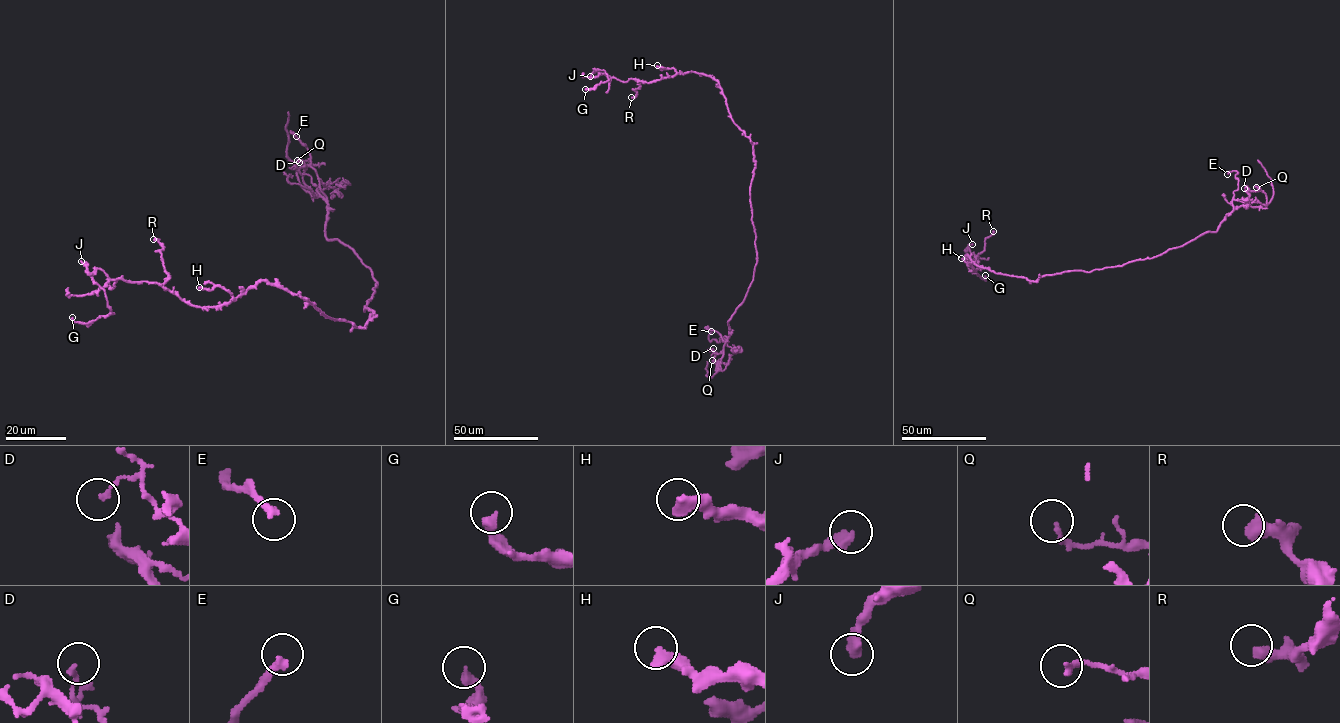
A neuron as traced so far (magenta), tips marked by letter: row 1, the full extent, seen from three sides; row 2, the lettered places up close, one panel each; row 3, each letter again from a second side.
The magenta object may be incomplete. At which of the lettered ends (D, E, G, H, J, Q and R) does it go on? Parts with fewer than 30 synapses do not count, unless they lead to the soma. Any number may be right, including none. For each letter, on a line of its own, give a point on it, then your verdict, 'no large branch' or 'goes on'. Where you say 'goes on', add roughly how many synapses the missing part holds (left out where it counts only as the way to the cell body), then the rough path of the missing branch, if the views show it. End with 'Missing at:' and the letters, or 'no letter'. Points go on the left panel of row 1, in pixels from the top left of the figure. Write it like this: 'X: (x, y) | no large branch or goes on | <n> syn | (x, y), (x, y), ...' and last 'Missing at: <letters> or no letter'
D: (299, 162) | no large branch
E: (296, 136) | no large branch
G: (72, 317) | no large branch
H: (199, 287) | no large branch
J: (81, 261) | no large branch
Q: (297, 160) | no large branch
R: (153, 239) | no large branch
Missing at: no letter

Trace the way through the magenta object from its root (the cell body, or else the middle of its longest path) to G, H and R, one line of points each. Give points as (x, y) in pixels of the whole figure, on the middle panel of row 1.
G: (755, 162), (753, 144), (733, 121), (719, 84), (705, 74), (623, 82), (598, 70), (608, 80), (585, 89)
H: (755, 162), (753, 144), (733, 121), (721, 87), (715, 79), (701, 73), (679, 73), (673, 68), (657, 65)
R: (755, 162), (752, 142), (711, 77), (688, 72), (636, 79), (631, 97)

